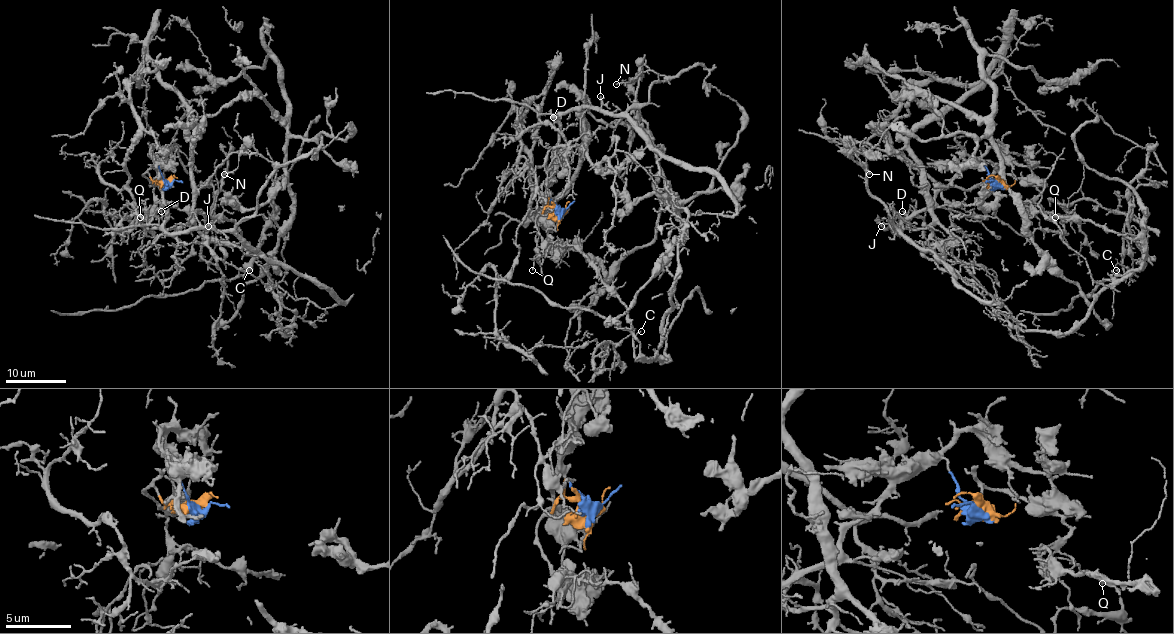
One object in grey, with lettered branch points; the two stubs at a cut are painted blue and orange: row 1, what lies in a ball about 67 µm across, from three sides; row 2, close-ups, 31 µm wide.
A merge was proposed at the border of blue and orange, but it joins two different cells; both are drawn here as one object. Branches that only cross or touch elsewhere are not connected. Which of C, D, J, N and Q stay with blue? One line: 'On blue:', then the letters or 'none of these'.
On blue: D, J, N

